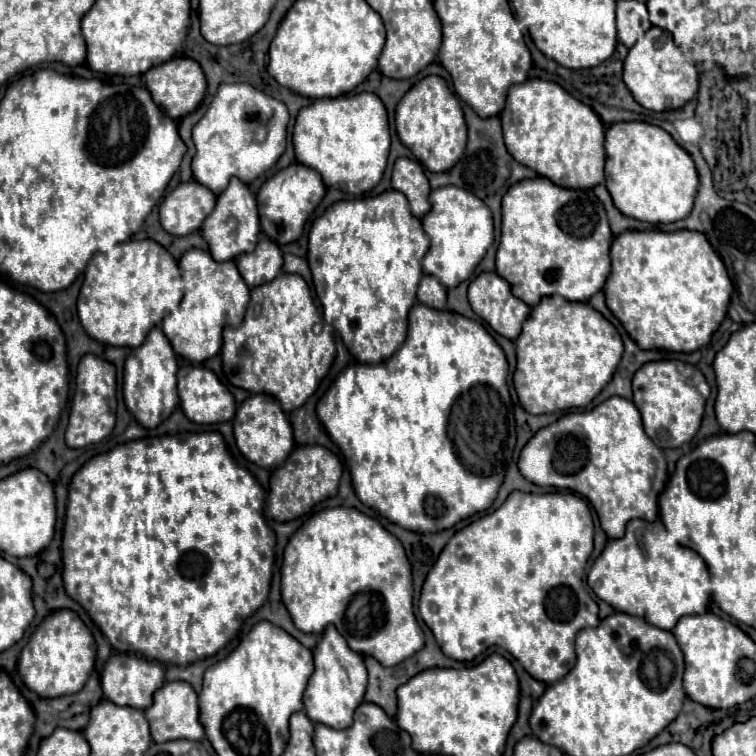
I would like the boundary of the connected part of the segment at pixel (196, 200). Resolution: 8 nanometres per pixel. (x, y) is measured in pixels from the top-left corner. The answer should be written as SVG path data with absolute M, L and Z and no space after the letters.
M196 181L180 183L160 205L160 225L170 235L190 235L212 213L212 205L216 205L216 197L204 185Z

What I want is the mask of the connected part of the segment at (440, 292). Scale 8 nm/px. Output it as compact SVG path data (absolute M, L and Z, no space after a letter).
M428 275L422 277L416 299L422 305L428 305L438 311L446 309L446 289L444 289L444 285L440 285L440 281L436 281L436 277L428 277Z

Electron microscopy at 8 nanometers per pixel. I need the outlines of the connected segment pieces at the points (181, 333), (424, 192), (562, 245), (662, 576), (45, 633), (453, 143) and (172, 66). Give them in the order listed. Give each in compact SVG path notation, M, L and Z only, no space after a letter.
M190 249L180 257L178 265L182 271L184 299L180 303L180 309L170 313L162 321L162 331L180 357L194 365L200 365L220 351L222 331L226 327L238 327L244 319L250 289L248 285L244 285L240 273L236 273L234 261L218 263L208 251Z
M398 159L392 171L392 189L406 195L414 217L422 219L430 211L430 183L424 175L424 167L412 159Z
M544 177L520 181L520 185L508 189L502 201L502 237L496 253L496 273L504 277L512 285L512 293L530 307L538 305L546 295L562 295L568 301L586 303L594 293L602 291L610 275L610 243L608 217L592 191L564 189Z
M644 519L630 521L626 525L626 535L622 539L608 541L602 555L594 561L588 573L588 585L614 611L640 617L646 623L658 629L664 629L664 631L672 631L678 617L682 615L706 613L708 603L710 603L710 575L708 575L704 561L700 561L700 555L696 551L670 543L662 521L654 521L654 523L644 521Z
M52 611L34 631L28 645L22 649L18 659L18 673L24 685L38 693L40 697L62 697L68 693L78 693L88 675L94 669L96 643L82 619L70 611Z
M430 75L416 83L398 103L396 133L412 155L434 173L450 171L466 149L466 121L458 97L448 89L442 77Z
M174 57L170 61L166 61L164 65L152 67L148 73L144 73L144 83L146 83L146 89L150 91L152 99L156 101L156 105L160 105L162 111L168 113L168 117L172 117L174 121L192 113L200 105L200 101L206 93L204 71L194 59L188 59L188 57Z

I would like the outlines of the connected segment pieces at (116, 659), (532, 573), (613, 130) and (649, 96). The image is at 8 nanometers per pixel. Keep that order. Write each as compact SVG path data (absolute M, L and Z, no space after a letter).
M114 653L102 669L102 691L104 697L116 705L126 705L134 709L146 709L152 705L154 691L164 683L164 667L156 661L148 661L140 655L120 655Z
M512 491L508 495L508 499L502 503L502 507L498 507L496 511L492 511L490 515L480 517L478 521L466 525L462 531L458 531L448 545L444 547L444 551L440 553L438 561L434 563L434 567L430 569L424 587L422 587L422 597L418 603L420 609L420 617L422 621L432 629L434 637L441 650L448 657L456 659L456 661L474 661L480 655L486 655L490 649L500 647L504 651L508 651L512 657L516 657L520 661L520 665L536 679L542 681L546 685L560 681L576 663L576 655L574 655L574 639L576 633L584 627L596 627L600 623L598 619L598 605L596 601L590 597L586 585L584 585L584 567L586 561L590 557L594 549L594 523L592 523L592 513L588 503L574 495L574 493L544 493L544 495L534 495L534 493L522 493L522 491Z
M642 121L606 127L606 189L626 217L644 223L674 223L694 207L698 173L692 157L660 127Z
M660 27L648 29L636 45L628 51L624 59L624 85L632 93L632 97L650 111L680 111L688 101L692 101L698 93L698 77L702 65L690 61L680 47L674 45L672 35Z

